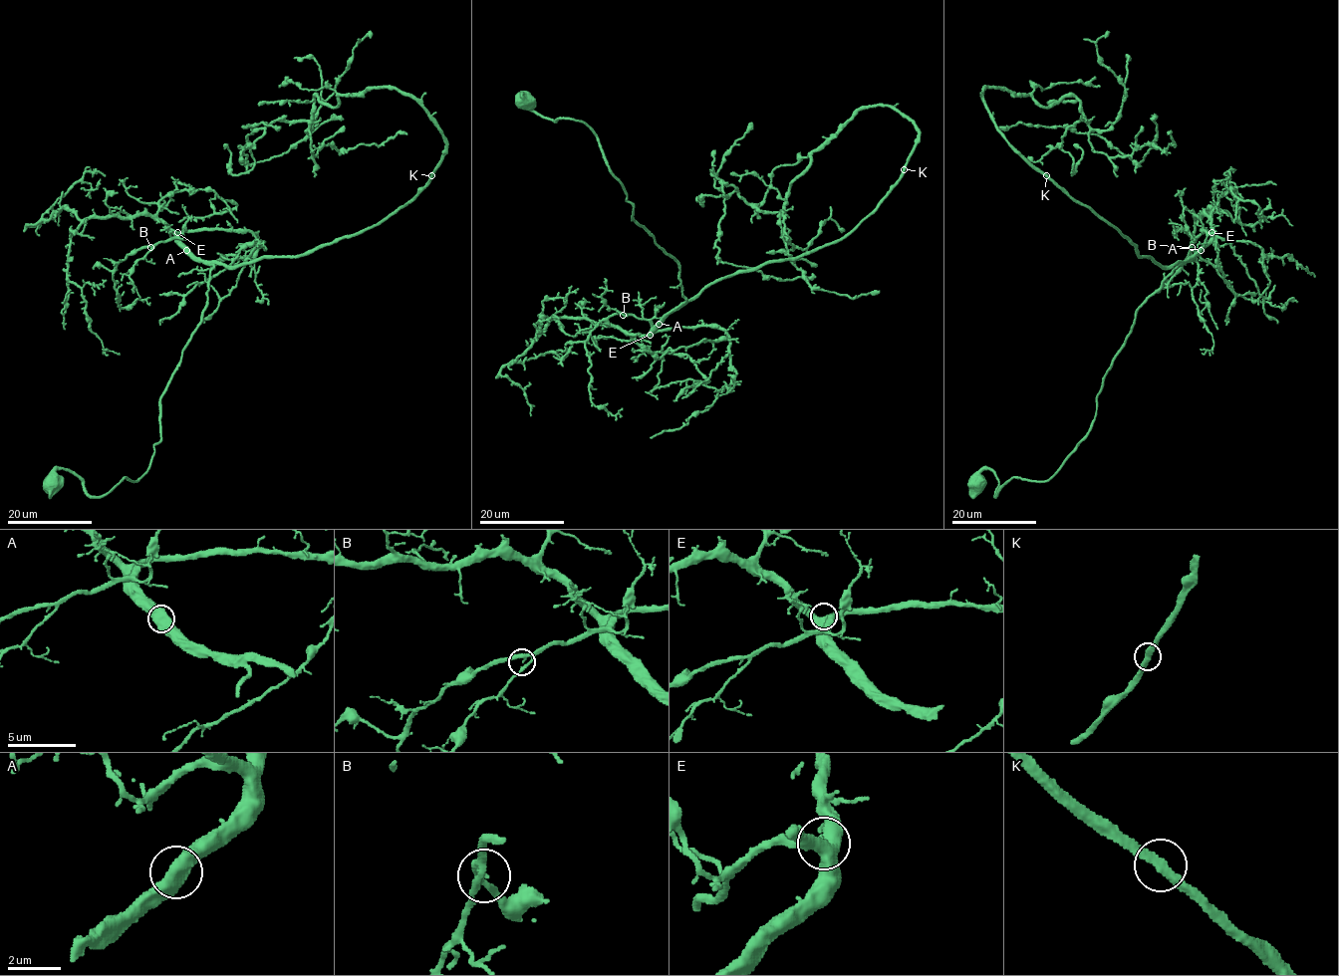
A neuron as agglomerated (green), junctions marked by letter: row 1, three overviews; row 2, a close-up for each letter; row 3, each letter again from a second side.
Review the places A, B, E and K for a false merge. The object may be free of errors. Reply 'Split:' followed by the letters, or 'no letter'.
Split: no letter

